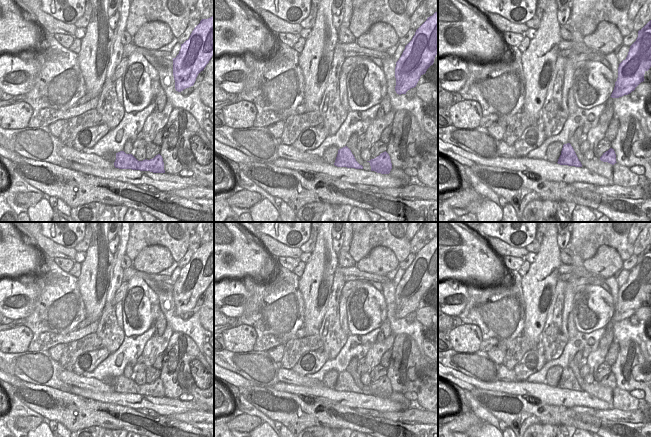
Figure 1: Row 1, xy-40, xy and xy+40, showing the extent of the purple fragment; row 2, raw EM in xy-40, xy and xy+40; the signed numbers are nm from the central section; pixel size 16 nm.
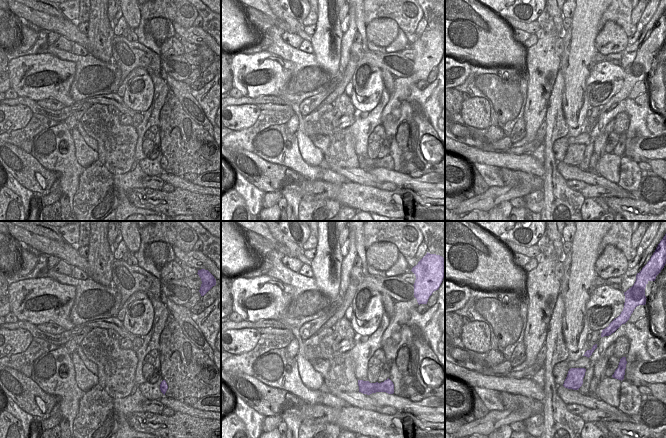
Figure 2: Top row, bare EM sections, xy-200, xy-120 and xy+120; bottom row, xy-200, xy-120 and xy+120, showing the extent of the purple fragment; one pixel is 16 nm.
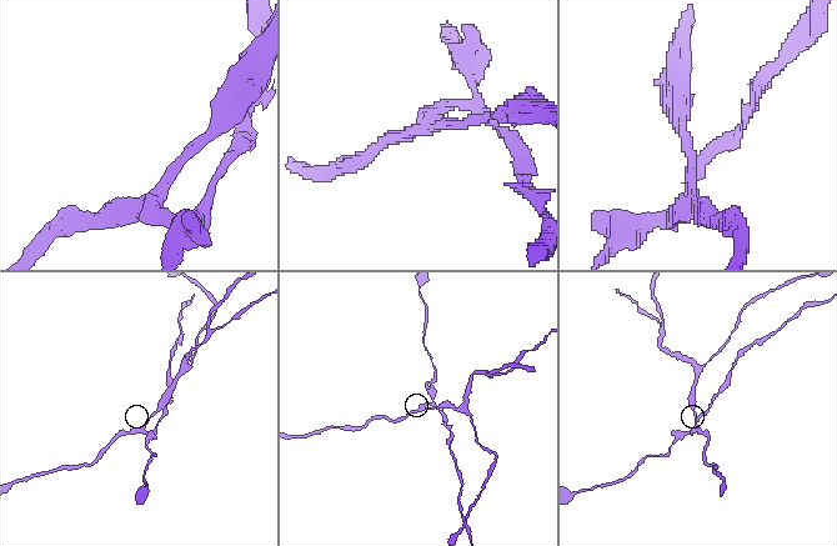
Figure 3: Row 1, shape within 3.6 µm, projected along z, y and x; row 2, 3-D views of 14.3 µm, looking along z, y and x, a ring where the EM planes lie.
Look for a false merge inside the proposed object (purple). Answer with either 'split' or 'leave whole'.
split

